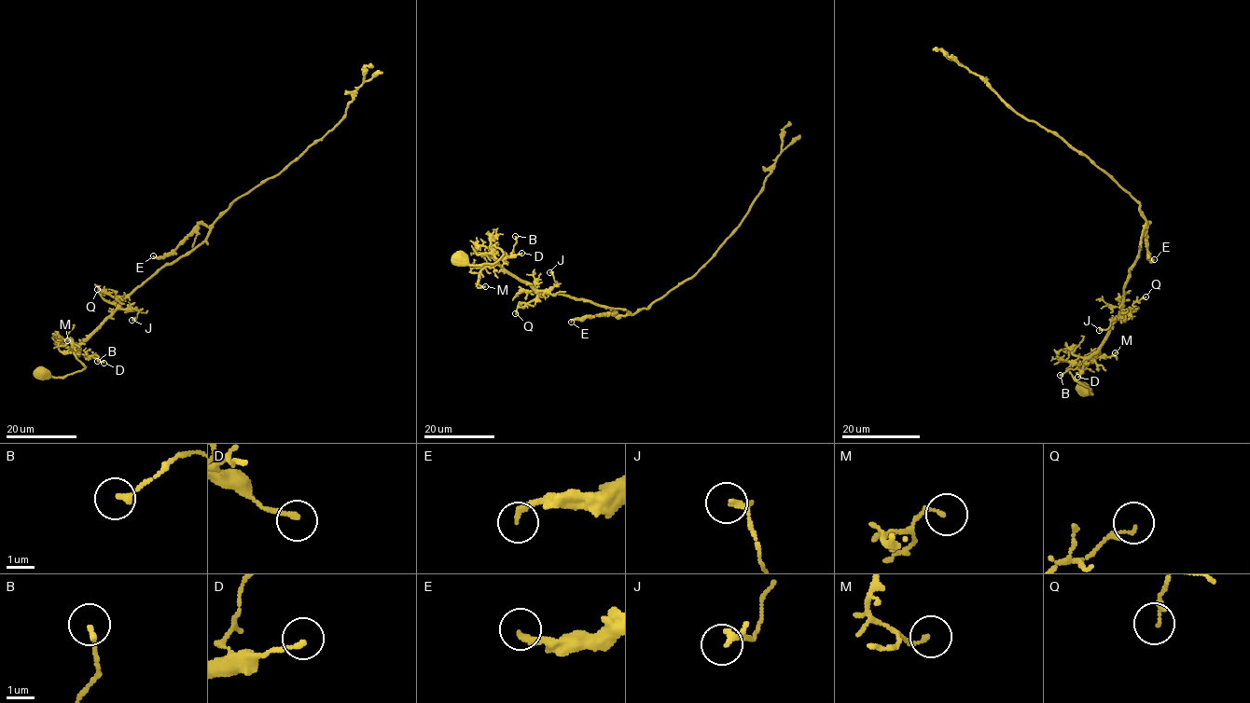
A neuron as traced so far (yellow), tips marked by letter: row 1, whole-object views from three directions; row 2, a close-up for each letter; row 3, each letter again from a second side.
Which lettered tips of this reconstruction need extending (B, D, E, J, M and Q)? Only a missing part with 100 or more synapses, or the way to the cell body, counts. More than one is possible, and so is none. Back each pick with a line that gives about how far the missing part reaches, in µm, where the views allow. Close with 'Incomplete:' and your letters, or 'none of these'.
Incomplete: none of these

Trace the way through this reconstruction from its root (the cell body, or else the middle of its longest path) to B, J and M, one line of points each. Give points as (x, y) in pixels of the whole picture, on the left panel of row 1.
B: (42, 374), (63, 378), (81, 370), (85, 365), (76, 357), (76, 351), (95, 354), (97, 361)
J: (42, 374), (63, 378), (81, 370), (85, 365), (74, 352), (78, 347), (118, 309), (136, 309), (131, 320)
M: (42, 374), (63, 378), (85, 366), (74, 352), (77, 344), (71, 347), (60, 344), (67, 340)

